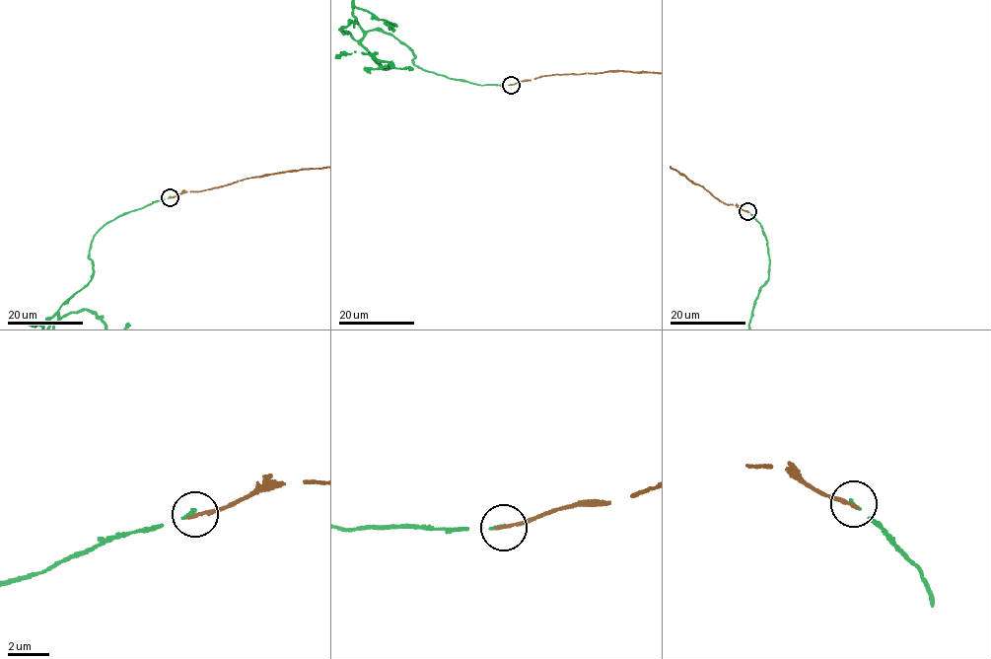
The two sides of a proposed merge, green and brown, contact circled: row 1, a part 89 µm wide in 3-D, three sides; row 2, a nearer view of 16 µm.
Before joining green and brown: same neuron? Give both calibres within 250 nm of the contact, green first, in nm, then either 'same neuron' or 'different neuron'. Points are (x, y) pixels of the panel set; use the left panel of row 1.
110/180 nm | same neuron

